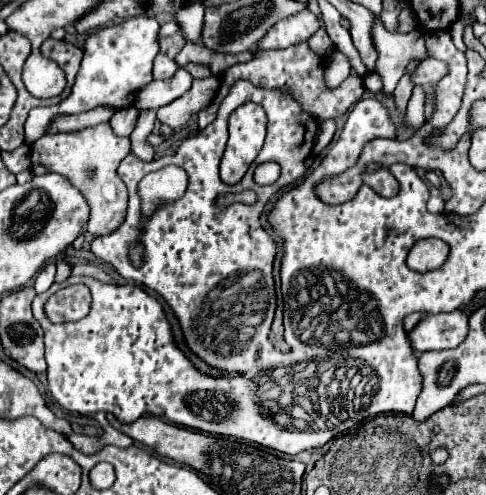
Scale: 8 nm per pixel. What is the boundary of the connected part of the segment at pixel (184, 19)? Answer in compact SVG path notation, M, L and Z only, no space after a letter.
M191 5L191 9L181 9L181 11L175 13L175 21L185 35L185 41L191 41L195 45L201 43L204 15L203 5Z

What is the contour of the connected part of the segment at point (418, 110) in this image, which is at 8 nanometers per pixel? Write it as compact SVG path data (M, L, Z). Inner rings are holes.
M413 87L413 95L407 103L407 123L419 127L425 123L425 91L423 87Z

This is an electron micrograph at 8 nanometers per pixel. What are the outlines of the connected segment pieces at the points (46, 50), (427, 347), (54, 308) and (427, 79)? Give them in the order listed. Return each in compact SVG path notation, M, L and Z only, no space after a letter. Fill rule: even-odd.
M47 39L43 43L43 55L57 61L59 67L65 71L67 75L67 87L63 91L63 97L69 95L71 87L73 87L73 81L75 81L75 75L79 71L79 65L81 65L81 59L83 59L83 49L67 43L67 41L55 41L55 39Z
M463 311L427 315L409 333L411 345L417 353L457 347L465 337L467 337L467 315Z
M71 285L61 289L47 301L45 313L55 323L75 321L89 313L89 305L91 305L89 289L85 285Z
M429 57L427 61L419 63L417 71L411 77L413 77L415 85L425 85L425 83L437 83L437 81L441 81L447 73L449 73L447 63Z

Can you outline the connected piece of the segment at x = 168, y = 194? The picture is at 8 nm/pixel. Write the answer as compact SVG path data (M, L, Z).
M163 167L149 173L139 183L143 215L151 215L159 205L177 201L187 189L188 176L181 167Z

